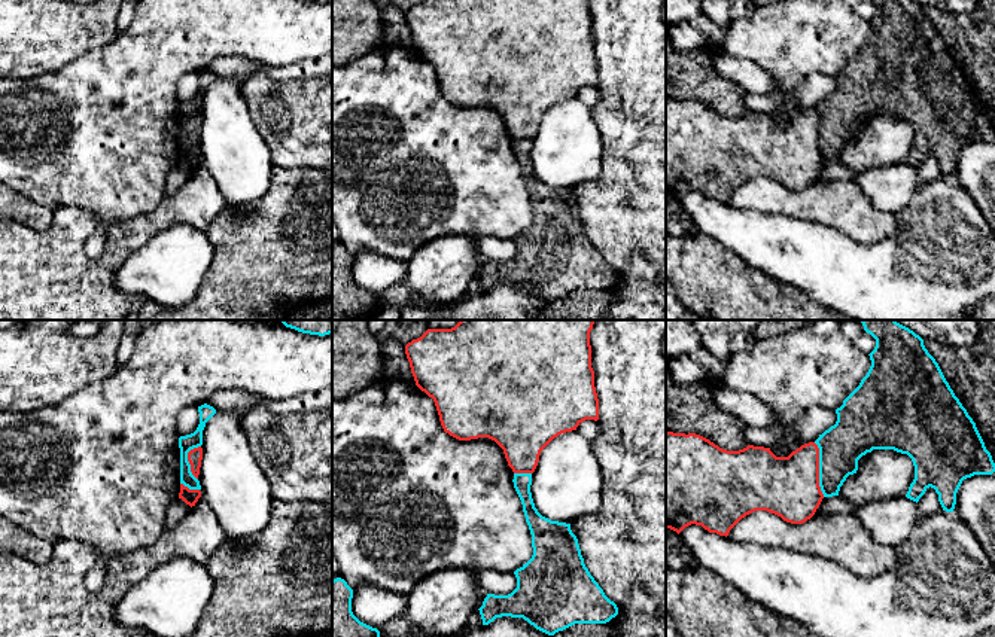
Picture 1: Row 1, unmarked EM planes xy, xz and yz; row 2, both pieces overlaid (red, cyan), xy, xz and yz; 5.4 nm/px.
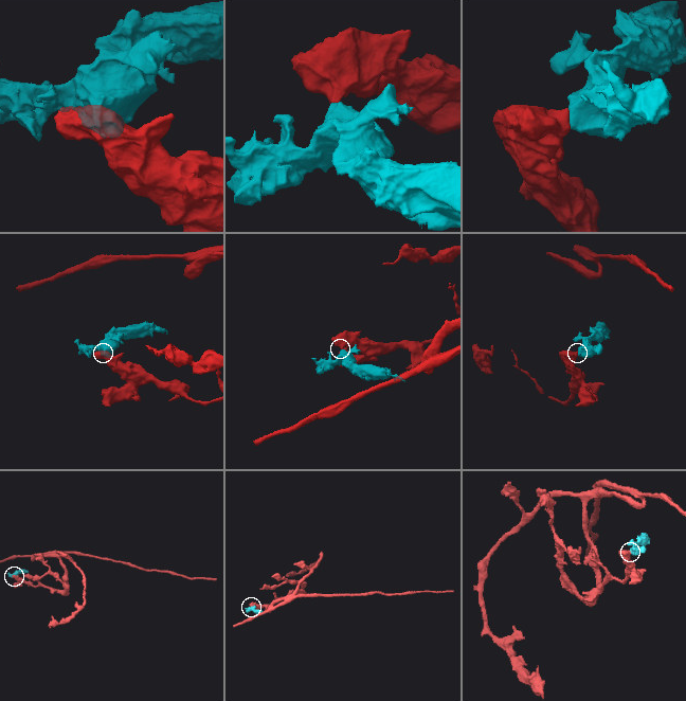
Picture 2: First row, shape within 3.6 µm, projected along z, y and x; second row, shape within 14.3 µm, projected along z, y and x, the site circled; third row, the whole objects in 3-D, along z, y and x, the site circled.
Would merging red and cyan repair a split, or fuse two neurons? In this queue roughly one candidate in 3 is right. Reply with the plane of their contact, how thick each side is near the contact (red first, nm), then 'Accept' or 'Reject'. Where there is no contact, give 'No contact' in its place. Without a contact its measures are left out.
Touches red in yz. Thickness 320 nm (red) against 240 nm. Reject

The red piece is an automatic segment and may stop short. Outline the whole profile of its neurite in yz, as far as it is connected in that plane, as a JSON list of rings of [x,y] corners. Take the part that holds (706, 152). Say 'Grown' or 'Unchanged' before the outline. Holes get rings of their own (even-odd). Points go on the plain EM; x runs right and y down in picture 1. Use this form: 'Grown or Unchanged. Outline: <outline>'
Unchanged. Outline: [[[666,98],[666,195],[678,201],[688,192],[728,202],[746,182],[767,177],[791,191],[803,191],[819,174],[819,115],[809,109],[788,124],[776,124],[770,115],[748,112],[727,118],[696,100]]]

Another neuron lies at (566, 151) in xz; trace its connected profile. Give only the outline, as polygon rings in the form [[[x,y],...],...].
[[[572,97],[554,104],[532,140],[532,165],[538,179],[570,191],[594,182],[602,167],[602,138],[591,107]]]

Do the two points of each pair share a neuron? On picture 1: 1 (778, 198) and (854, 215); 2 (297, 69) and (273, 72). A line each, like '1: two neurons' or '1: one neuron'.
1: one neuron
2: one neuron

